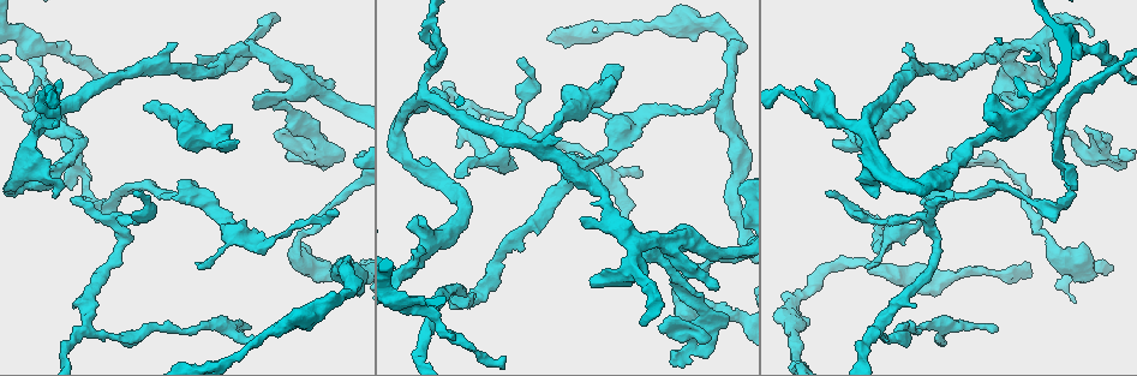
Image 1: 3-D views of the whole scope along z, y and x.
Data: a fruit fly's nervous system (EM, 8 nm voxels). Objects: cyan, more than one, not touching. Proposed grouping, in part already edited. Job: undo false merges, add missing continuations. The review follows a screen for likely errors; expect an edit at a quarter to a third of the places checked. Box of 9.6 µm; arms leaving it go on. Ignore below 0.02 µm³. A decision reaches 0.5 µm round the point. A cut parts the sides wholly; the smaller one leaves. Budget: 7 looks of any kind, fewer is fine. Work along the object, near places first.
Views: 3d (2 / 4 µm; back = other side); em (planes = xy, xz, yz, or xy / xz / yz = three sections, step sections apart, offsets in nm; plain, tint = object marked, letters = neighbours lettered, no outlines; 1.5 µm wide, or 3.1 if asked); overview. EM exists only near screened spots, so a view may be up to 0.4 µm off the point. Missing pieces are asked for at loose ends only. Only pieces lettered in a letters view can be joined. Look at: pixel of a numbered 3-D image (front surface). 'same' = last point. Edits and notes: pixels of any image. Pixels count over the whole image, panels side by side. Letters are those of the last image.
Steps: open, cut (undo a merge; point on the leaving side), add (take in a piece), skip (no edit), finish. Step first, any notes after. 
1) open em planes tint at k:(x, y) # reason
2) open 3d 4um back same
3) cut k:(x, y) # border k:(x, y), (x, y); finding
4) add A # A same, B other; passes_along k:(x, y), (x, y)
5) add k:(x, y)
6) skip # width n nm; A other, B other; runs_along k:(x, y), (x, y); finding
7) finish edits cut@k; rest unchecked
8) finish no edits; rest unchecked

open em xy step 4 tint at 1:(276, 330) # calibre changes

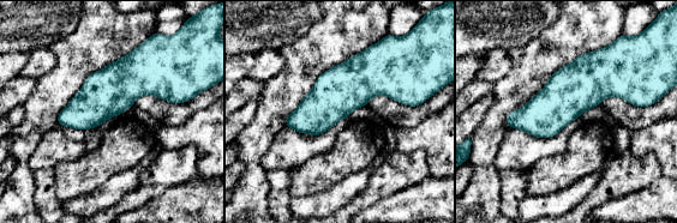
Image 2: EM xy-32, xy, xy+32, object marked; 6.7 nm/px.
open em xz step 4 letters same

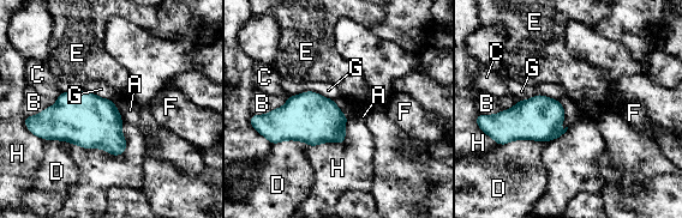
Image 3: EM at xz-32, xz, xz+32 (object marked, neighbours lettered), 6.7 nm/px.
skip # A other, B other, C other, D other, E other, F other, G other, H other; border 3:(518, 102), (495, 114), (479, 114); one neuron here

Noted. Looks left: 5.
open em planes letters at 1:(833, 140) # free end

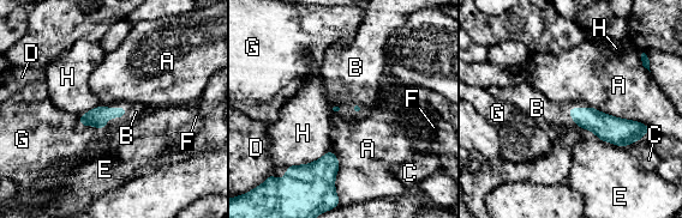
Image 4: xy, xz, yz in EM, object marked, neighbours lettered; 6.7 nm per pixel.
add B # A other, B same, C other, D other, E other, F other, G other, H other; it goes on there

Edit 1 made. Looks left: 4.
open 3d 4um at 1:(877, 233)

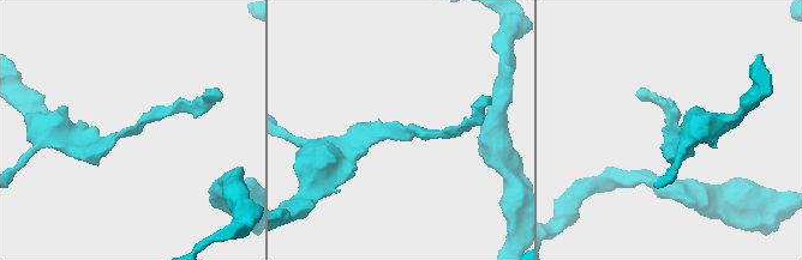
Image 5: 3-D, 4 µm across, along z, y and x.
open em planes letters at 5:(131, 133) # shape alone is not enough

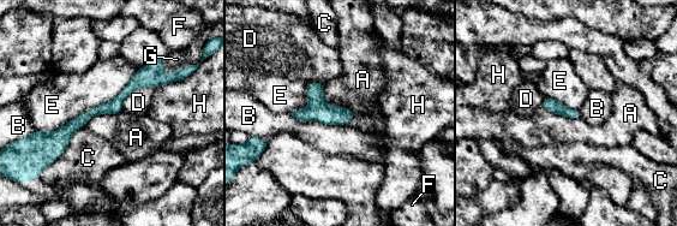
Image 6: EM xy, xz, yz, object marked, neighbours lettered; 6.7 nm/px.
skip # A other, B other, C other, D other, E other, F other, G other, H other; border 6:(323, 84), (347, 124); one neuron here

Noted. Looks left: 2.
finish edits add@4; rest unchecked

